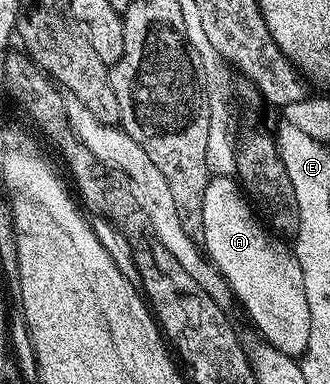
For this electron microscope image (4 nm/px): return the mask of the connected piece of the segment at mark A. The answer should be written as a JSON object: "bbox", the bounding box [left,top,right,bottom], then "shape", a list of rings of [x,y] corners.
{"bbox":[202,175,310,356],"shape":[[[226,175],[209,178],[206,197],[202,201],[202,238],[207,258],[224,274],[235,302],[244,306],[245,313],[260,330],[259,336],[263,342],[269,343],[283,355],[303,356],[310,341],[310,305],[306,305],[306,281],[302,281],[302,265],[296,259],[293,248],[289,244],[287,247],[283,238],[277,237],[261,222],[235,178]]]}

